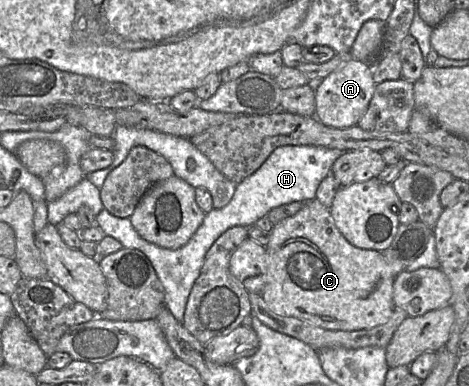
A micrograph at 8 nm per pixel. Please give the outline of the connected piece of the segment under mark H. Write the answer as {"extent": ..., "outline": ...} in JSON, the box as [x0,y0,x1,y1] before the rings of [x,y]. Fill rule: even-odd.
{"extent":[95,145,346,323],"outline":[[[287,145],[276,148],[258,170],[237,185],[236,191],[229,204],[221,209],[213,208],[210,212],[206,213],[202,224],[190,240],[185,245],[175,250],[160,247],[143,239],[134,229],[130,218],[116,217],[105,208],[99,212],[95,217],[95,220],[97,225],[107,236],[111,236],[118,240],[124,248],[138,249],[147,256],[165,289],[165,306],[169,309],[175,319],[181,323],[184,318],[189,294],[194,282],[200,274],[201,268],[204,264],[205,255],[213,243],[225,231],[232,227],[251,227],[255,225],[259,219],[267,217],[268,213],[276,207],[295,201],[304,204],[305,202],[314,199],[320,183],[324,178],[331,174],[332,165],[344,152],[346,151],[318,146]]]}

